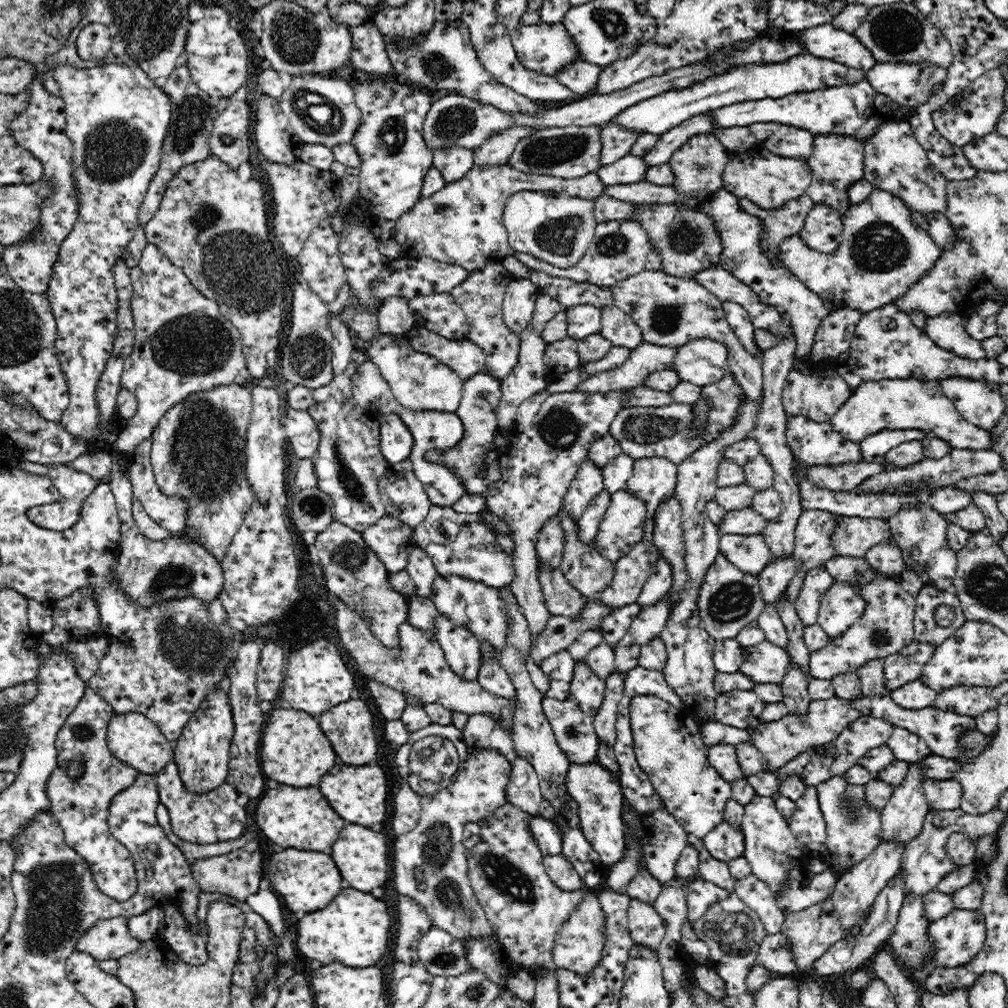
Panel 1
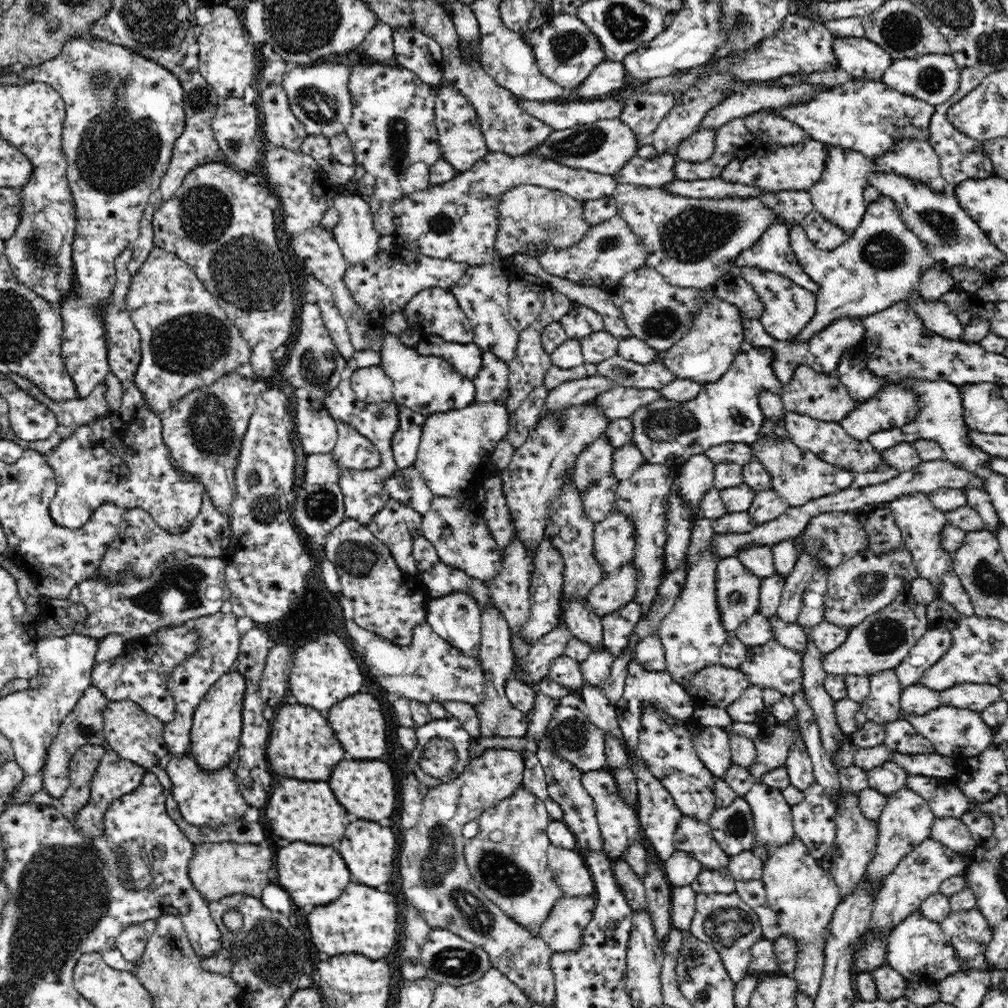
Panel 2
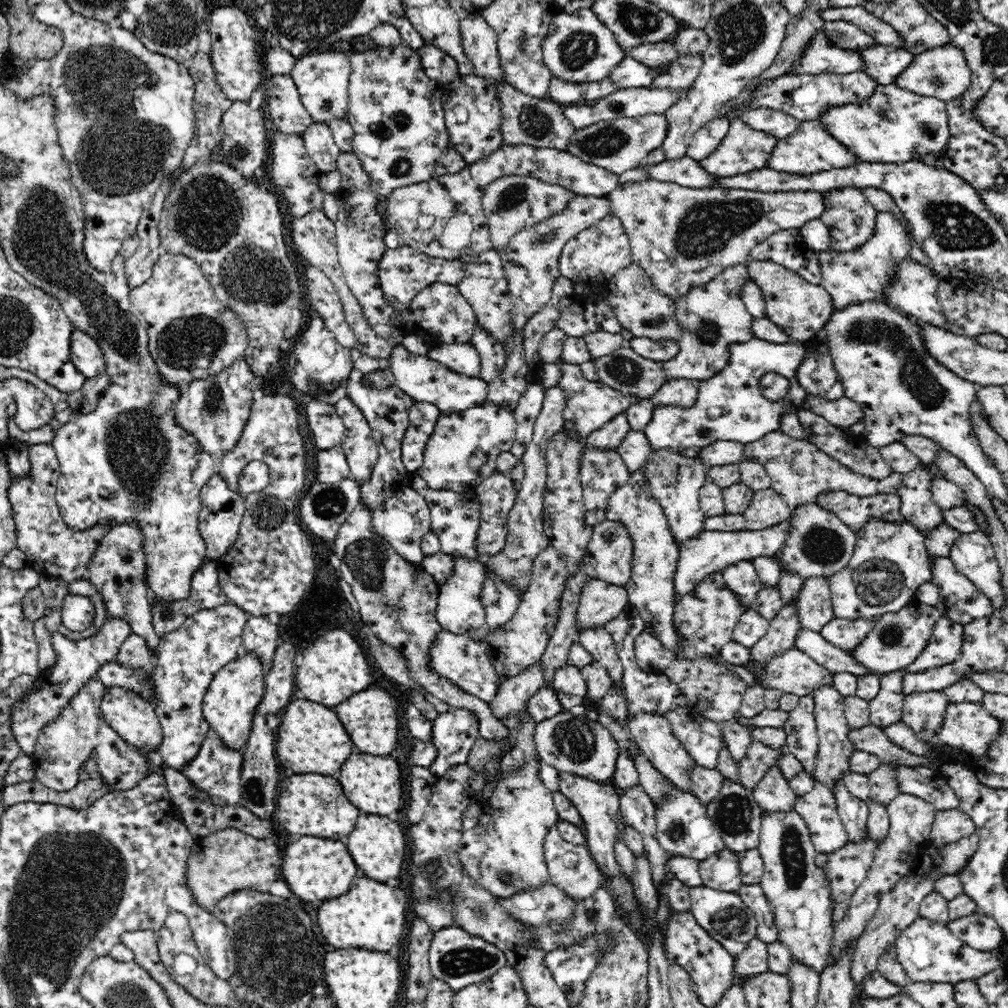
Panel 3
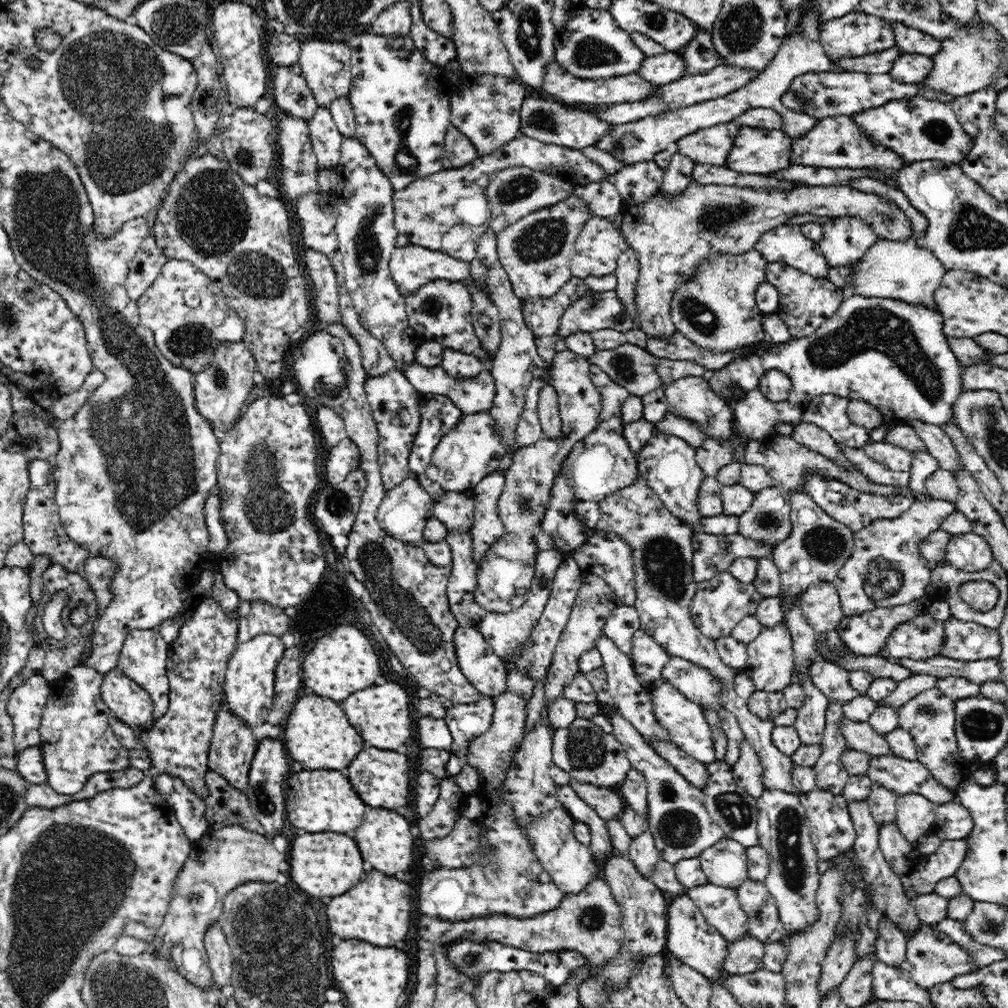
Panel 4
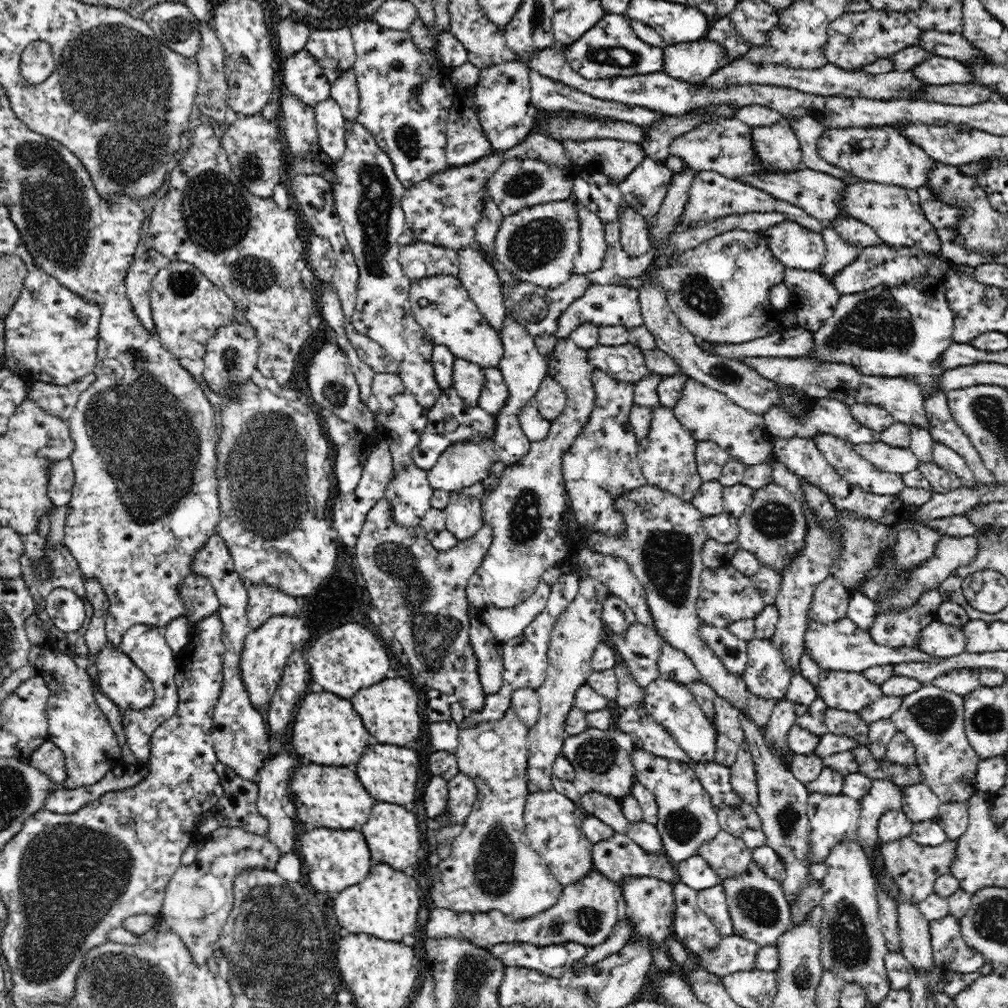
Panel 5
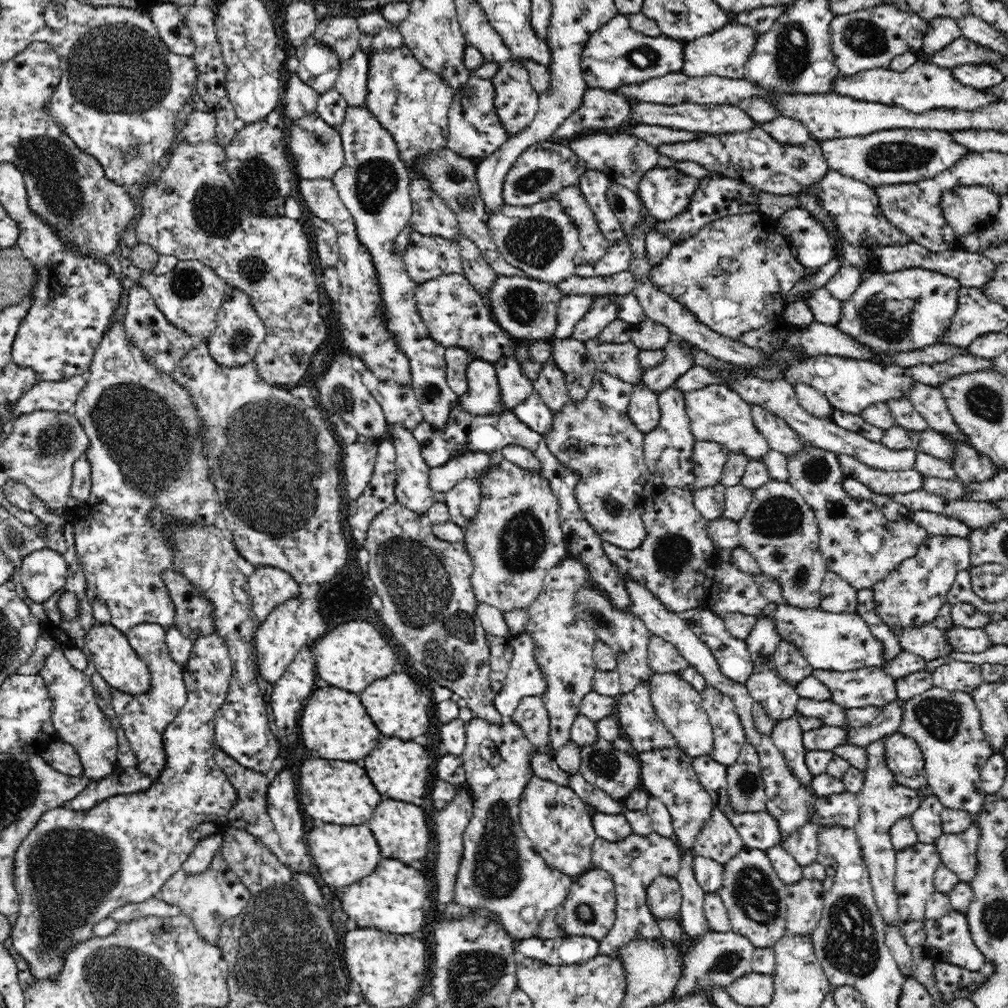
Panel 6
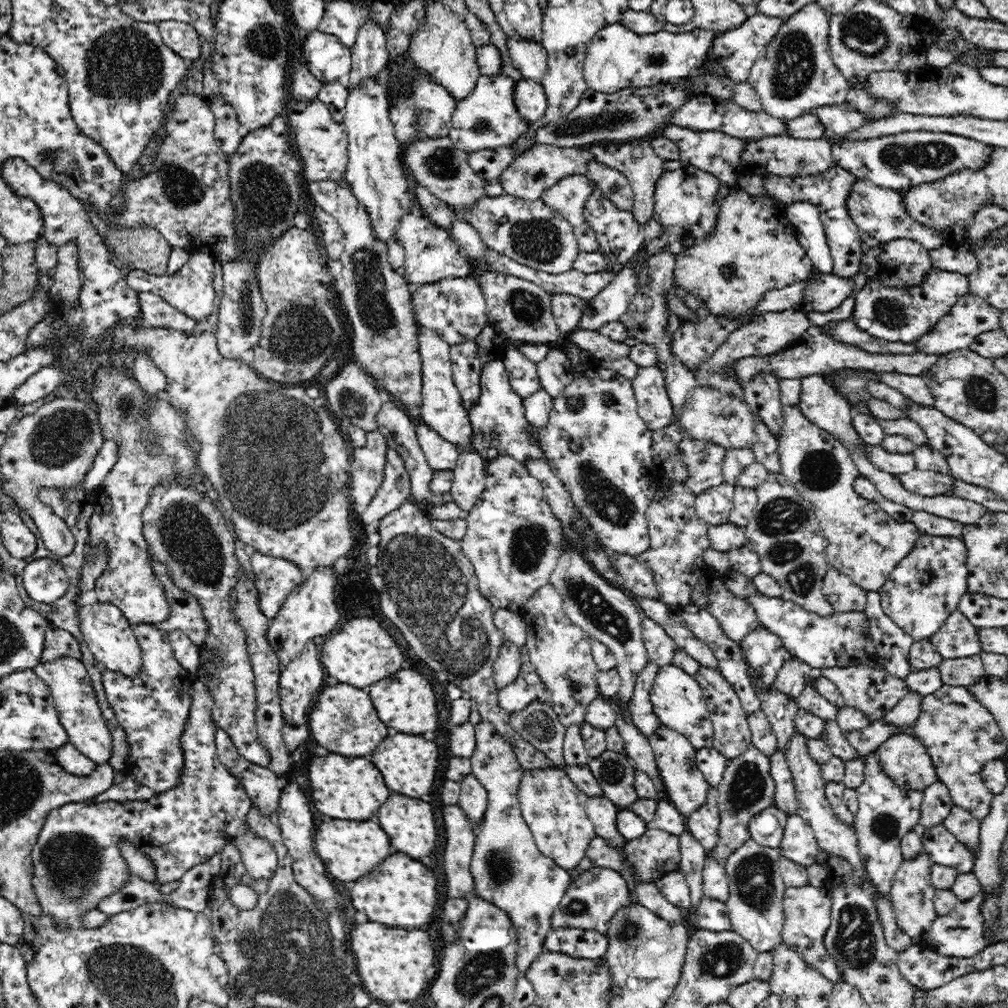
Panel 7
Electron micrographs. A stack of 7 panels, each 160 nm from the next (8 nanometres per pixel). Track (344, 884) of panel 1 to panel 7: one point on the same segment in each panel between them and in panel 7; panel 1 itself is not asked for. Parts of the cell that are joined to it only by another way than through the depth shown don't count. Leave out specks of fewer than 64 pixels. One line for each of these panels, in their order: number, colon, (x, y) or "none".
2: (369, 849)
3: (377, 844)
4: (384, 838)
5: (392, 833)
6: (400, 827)
7: (409, 822)

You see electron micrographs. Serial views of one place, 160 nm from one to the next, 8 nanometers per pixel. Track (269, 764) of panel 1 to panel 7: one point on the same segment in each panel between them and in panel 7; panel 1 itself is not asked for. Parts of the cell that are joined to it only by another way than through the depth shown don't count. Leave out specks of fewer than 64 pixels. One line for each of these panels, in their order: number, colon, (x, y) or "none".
2: (302, 745)
3: (311, 738)
4: (318, 735)
5: (327, 730)
6: (334, 724)
7: (343, 720)

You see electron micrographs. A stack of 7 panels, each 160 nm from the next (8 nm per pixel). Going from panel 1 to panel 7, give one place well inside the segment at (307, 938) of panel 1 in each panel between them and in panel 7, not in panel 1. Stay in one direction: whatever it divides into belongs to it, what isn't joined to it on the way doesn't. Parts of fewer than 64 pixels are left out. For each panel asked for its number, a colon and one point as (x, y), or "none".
2: (362, 919)
3: (372, 915)
4: (379, 909)
5: (385, 904)
6: (392, 897)
7: (401, 892)

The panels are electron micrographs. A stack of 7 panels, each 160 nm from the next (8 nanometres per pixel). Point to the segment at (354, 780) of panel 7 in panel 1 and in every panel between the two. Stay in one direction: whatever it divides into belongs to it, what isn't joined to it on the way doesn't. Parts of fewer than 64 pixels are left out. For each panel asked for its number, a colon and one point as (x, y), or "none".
1: (301, 818)
2: (297, 810)
3: (313, 804)
4: (318, 800)
5: (325, 796)
6: (331, 791)

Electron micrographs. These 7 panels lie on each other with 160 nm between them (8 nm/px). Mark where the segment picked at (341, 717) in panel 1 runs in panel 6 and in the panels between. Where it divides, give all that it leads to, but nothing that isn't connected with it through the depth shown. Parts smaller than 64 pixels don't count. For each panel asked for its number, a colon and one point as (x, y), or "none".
2: (359, 723)
3: (370, 717)
4: (381, 714)
5: (389, 709)
6: (395, 704)

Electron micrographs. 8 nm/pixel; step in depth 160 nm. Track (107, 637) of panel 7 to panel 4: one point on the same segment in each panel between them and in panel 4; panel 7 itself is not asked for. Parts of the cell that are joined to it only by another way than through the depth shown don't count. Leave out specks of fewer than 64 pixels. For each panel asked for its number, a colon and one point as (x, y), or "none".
4: (128, 701)
5: (126, 685)
6: (117, 662)

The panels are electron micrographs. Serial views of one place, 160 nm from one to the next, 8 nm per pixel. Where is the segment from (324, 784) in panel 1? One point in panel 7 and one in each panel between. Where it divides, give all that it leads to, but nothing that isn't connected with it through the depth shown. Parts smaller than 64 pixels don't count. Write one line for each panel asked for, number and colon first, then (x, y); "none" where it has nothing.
2: (366, 788)
3: (371, 782)
4: (381, 777)
5: (389, 772)
6: (400, 769)
7: (409, 763)

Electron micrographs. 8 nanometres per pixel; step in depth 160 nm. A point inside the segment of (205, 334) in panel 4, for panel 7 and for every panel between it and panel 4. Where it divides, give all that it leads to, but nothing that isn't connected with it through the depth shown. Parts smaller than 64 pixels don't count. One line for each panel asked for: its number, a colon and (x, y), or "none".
5: (187, 308)
6: (189, 296)
7: (189, 289)

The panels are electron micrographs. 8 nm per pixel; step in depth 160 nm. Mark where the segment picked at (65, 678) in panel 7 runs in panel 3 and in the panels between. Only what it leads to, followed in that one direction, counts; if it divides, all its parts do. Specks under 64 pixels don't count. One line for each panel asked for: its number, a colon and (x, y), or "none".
3: (79, 733)
4: (77, 741)
5: (77, 726)
6: (77, 719)

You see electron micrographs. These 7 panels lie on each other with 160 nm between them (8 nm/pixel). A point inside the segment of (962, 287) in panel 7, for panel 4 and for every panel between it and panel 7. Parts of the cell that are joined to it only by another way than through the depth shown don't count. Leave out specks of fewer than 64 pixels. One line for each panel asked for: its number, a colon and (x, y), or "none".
4: (896, 355)
5: (902, 330)
6: (910, 308)

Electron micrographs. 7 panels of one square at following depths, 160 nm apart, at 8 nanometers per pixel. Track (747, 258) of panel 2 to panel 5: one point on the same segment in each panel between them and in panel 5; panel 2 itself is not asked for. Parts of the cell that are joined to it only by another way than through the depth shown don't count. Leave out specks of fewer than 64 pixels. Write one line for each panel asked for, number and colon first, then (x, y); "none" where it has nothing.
3: (787, 248)
4: (787, 244)
5: (795, 246)

